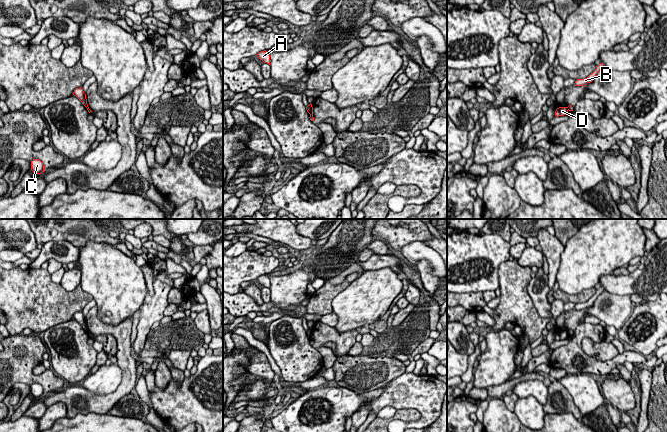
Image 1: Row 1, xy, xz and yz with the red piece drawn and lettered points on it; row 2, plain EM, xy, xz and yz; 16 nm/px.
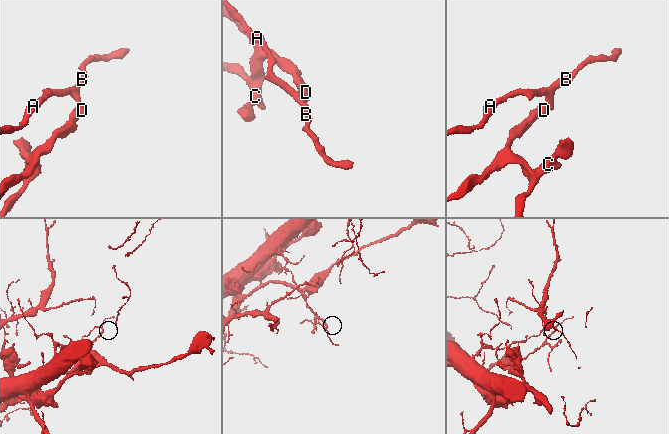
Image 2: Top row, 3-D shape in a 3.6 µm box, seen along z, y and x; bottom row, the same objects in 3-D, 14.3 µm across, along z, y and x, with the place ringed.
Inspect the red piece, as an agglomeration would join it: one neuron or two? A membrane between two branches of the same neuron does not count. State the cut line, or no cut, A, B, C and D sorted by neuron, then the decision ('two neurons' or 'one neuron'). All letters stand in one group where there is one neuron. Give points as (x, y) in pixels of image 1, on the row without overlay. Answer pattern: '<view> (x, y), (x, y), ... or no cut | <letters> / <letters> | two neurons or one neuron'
xz (310, 338), (312, 339) | A B / C D | two neurons

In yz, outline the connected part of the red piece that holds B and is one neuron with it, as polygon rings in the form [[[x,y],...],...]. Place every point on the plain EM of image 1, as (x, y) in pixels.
[[[600,287],[598,290],[596,290],[596,293],[593,297],[591,297],[587,302],[584,303],[577,303],[574,307],[574,310],[585,310],[587,307],[590,307],[595,302],[596,298],[603,292],[605,289],[603,287]]]

